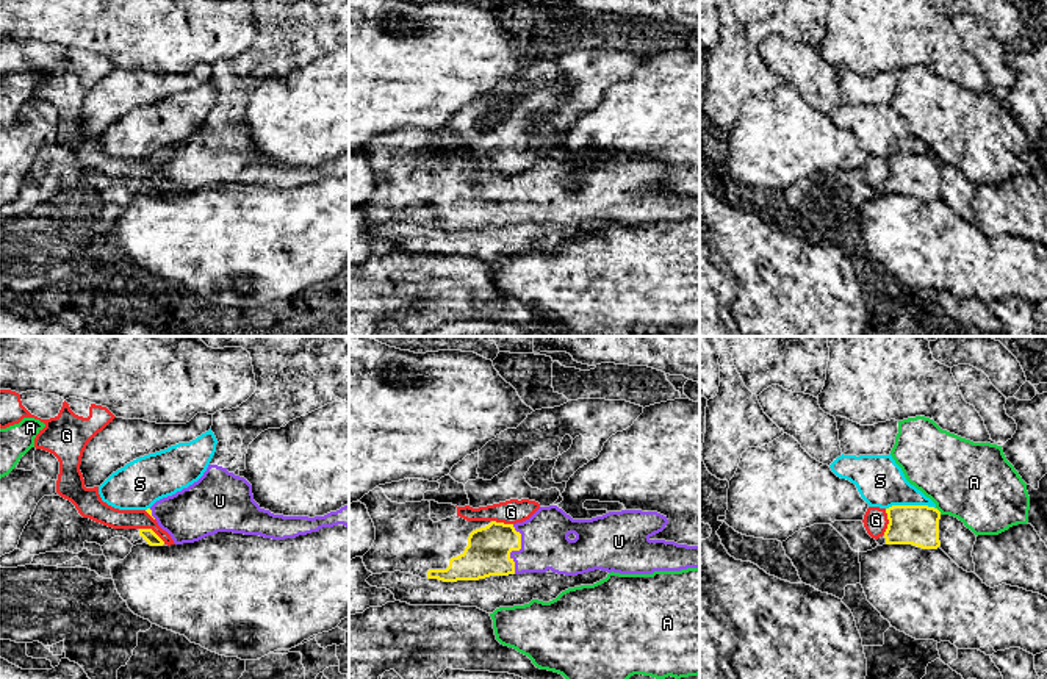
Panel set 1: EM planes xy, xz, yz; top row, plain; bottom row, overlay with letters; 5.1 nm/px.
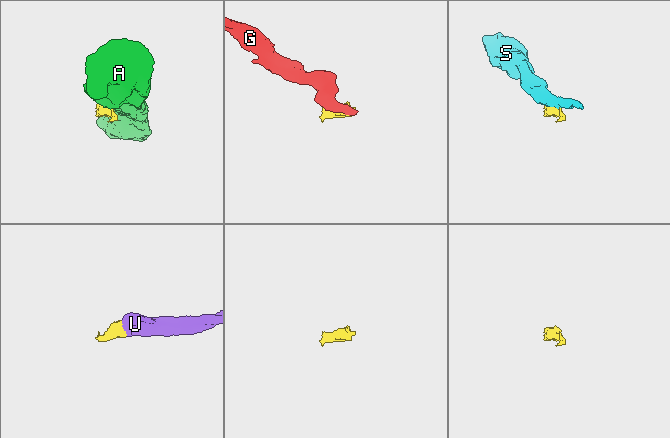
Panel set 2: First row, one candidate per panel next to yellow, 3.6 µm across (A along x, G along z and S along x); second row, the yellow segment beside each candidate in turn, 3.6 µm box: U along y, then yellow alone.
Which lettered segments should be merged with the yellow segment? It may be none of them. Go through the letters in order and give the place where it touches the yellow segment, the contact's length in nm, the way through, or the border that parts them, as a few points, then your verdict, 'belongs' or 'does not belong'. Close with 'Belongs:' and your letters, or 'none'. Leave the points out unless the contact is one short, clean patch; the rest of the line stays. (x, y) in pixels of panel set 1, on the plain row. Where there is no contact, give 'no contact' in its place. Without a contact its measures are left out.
A: yz (938, 160) | 50 nm | along yz (936, 157), (941, 163) | does not belong
G: xy (152, 180) | 160 nm | along xy (140, 177), (149, 177), (165, 193) | does not belong
S: yz (910, 155) | 260 nm | along yz (935, 157), (889, 155), (886, 158) | does not belong
U: xz (517, 199) | 260 nm | across xz (489, 197), (517, 199), (545, 194) | belongs
Belongs: U

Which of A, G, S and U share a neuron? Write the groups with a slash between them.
A / G / S / U

